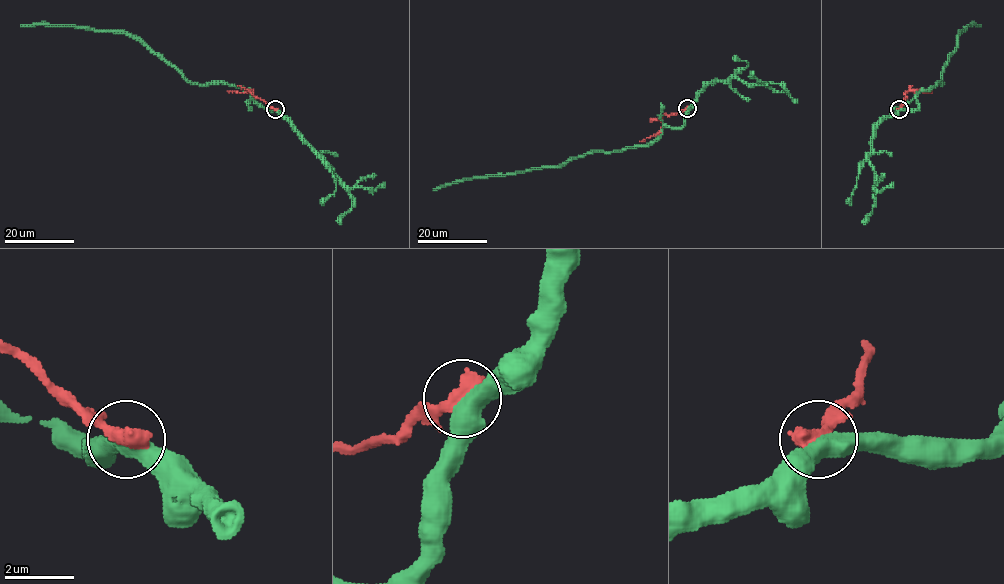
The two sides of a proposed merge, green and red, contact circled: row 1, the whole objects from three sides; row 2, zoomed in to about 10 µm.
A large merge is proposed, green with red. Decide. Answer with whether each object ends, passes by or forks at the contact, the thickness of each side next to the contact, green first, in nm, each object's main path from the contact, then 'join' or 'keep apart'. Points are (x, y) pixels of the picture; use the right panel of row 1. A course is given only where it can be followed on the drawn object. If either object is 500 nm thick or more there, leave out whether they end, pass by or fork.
480 nm thick on the green side, 600 nm on the other; green runs (899, 109), (916, 109), (916, 95), (942, 84), (942, 70), (959, 33), (968, 26), (980, 27); red runs (899, 109), (908, 91), (932, 91); keep apart

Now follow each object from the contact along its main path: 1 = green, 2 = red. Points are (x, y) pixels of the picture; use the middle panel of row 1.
1: (687, 108), (682, 126), (665, 126), (646, 144), (618, 151), (589, 151), (559, 165), (467, 177), (433, 190)
2: (687, 108), (665, 114), (661, 129), (640, 142)

